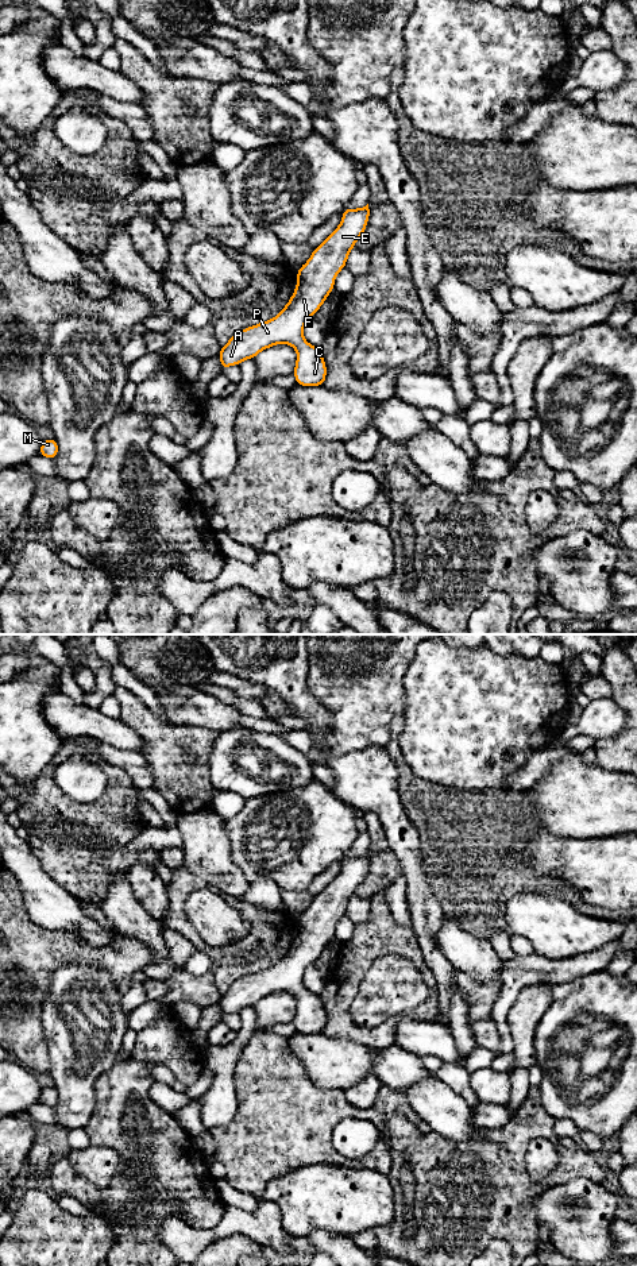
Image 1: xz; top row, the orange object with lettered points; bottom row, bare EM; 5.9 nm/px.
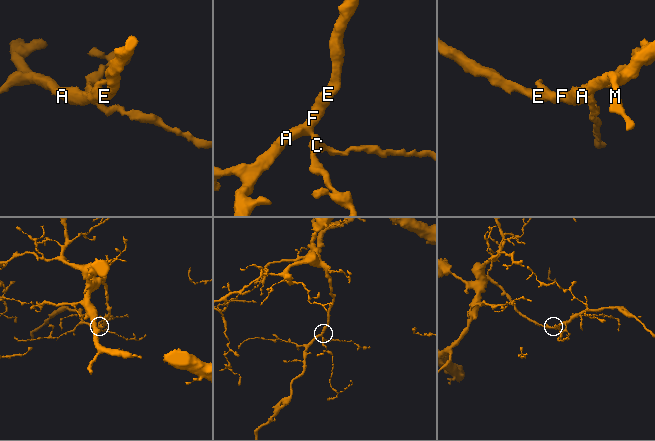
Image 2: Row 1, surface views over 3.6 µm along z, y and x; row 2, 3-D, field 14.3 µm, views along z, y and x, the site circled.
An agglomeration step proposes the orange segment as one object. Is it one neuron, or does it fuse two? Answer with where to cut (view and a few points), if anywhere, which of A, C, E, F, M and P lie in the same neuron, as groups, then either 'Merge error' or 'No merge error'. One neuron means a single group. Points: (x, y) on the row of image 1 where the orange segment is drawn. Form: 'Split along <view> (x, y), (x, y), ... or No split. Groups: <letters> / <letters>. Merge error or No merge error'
No split. Groups: A C E F M P. No merge error

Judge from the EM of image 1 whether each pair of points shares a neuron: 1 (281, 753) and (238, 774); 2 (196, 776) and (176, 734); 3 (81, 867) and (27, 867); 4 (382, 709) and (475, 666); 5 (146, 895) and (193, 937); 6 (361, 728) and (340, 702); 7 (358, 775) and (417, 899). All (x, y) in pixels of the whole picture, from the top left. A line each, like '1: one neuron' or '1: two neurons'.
1: one neuron
2: one neuron
3: two neurons
4: two neurons
5: two neurons
6: one neuron
7: one neuron

